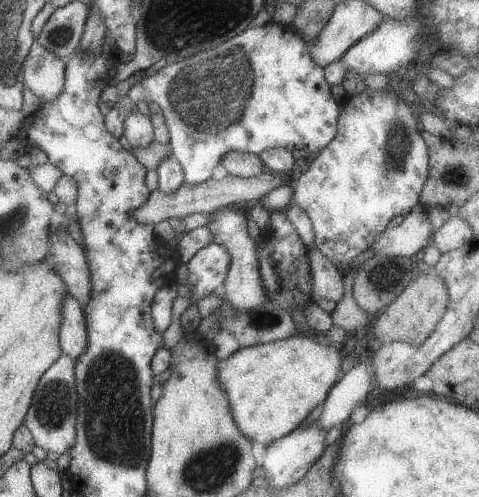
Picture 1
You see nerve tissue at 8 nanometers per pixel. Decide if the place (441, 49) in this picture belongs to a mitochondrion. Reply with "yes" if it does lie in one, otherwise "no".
no

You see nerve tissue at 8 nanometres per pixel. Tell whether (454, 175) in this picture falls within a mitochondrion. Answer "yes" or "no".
yes

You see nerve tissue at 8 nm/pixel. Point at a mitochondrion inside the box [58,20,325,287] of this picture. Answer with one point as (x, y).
(211, 98)

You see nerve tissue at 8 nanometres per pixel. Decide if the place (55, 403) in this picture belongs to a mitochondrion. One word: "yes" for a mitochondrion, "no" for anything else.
yes

